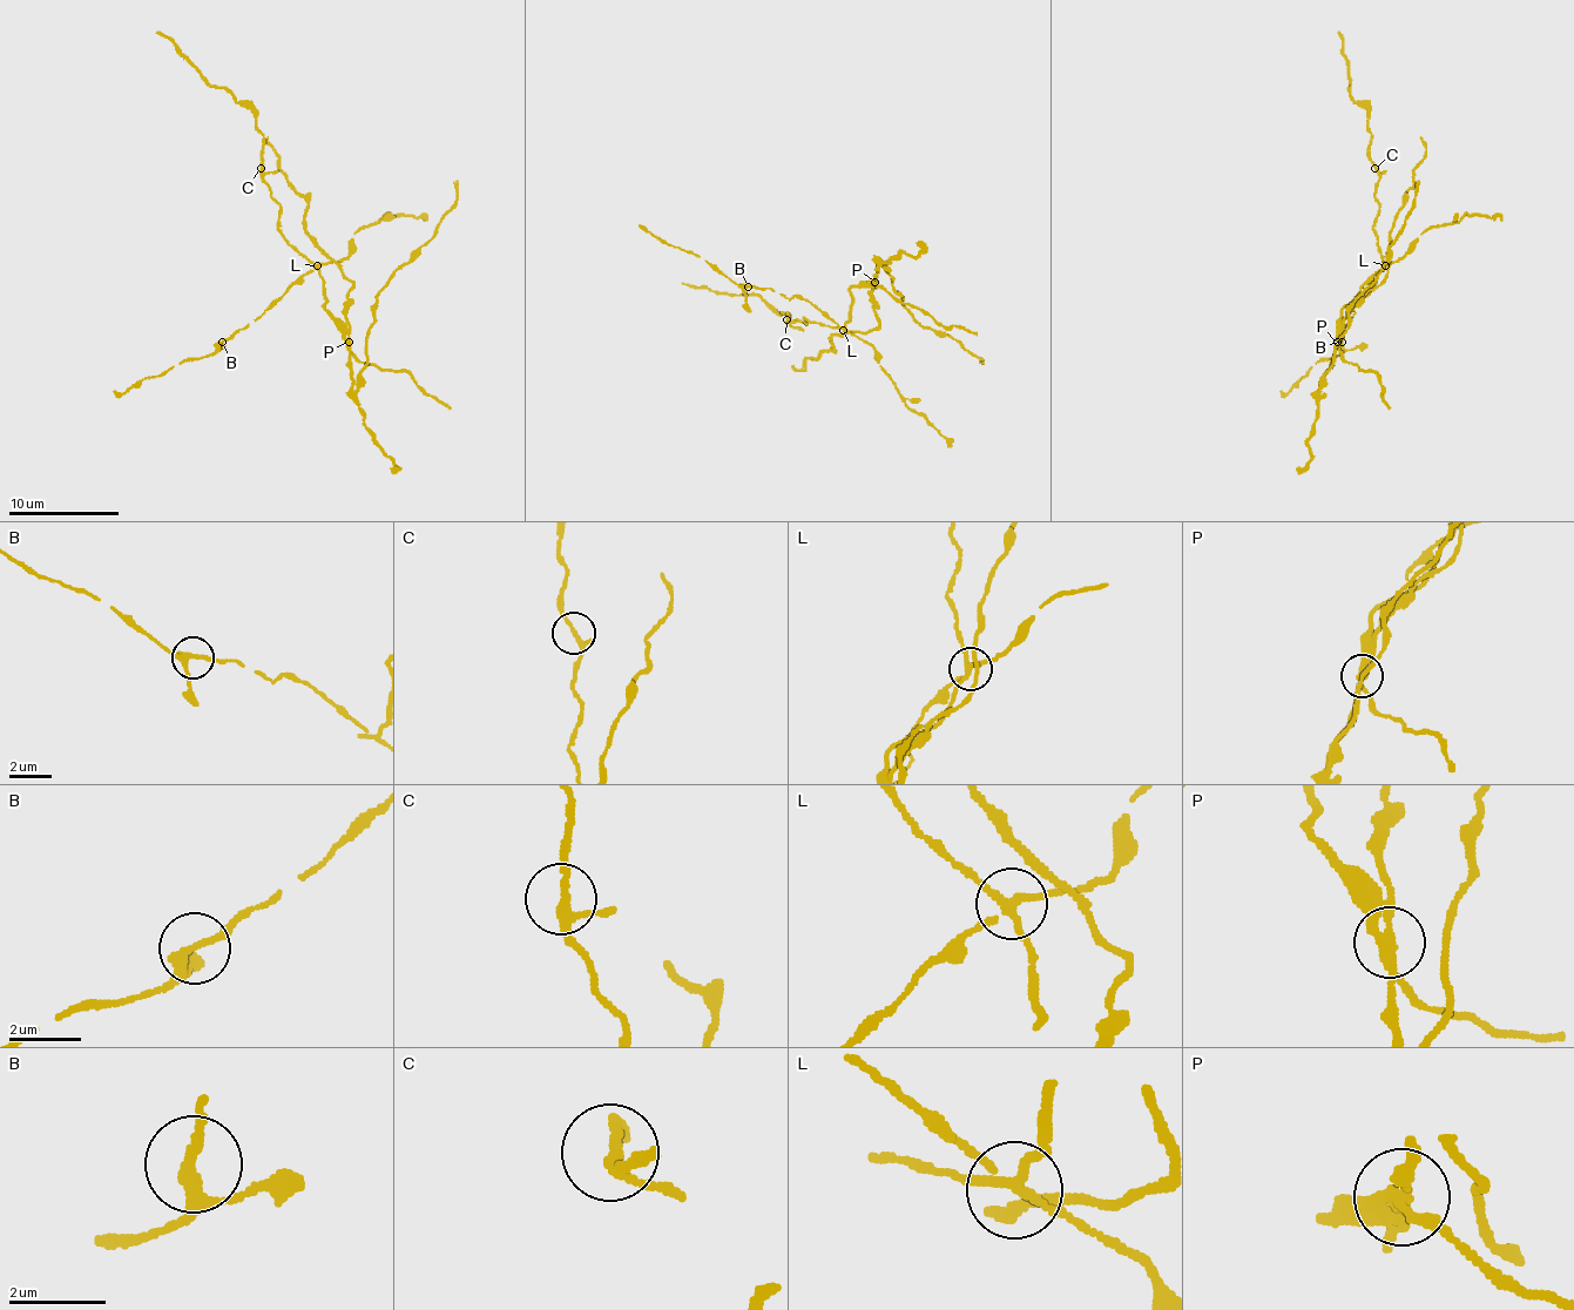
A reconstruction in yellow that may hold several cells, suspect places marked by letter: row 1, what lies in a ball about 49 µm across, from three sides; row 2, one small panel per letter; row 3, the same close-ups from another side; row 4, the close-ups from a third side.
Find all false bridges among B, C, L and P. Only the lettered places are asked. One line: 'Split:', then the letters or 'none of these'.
Split: L, P

